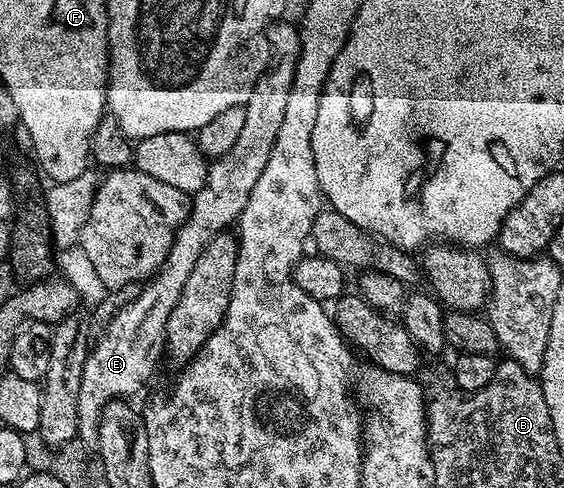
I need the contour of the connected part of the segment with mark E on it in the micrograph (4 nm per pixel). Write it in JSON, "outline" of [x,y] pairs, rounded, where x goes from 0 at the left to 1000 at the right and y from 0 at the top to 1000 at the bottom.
{"outline":[[[523,49],[498,51],[488,53],[475,66],[477,137],[461,154],[433,215],[436,254],[429,262],[429,275],[424,277],[415,305],[408,305],[408,314],[401,314],[390,326],[374,328],[365,371],[358,379],[358,387],[351,387],[346,400],[339,402],[333,451],[314,473],[294,535],[284,545],[284,553],[246,590],[246,602],[241,611],[229,617],[202,645],[191,670],[183,674],[177,686],[179,695],[172,699],[170,711],[167,703],[156,721],[151,752],[145,756],[138,807],[137,879],[140,898],[151,910],[168,910],[176,891],[176,863],[191,826],[232,814],[230,809],[238,807],[246,793],[255,793],[268,781],[270,766],[275,764],[277,750],[284,744],[284,725],[289,730],[294,719],[291,676],[301,658],[301,641],[309,641],[309,625],[316,625],[316,609],[323,609],[323,592],[330,592],[330,568],[337,568],[337,551],[344,551],[344,535],[351,535],[358,510],[381,482],[399,480],[410,467],[404,463],[410,457],[413,463],[424,451],[429,428],[436,428],[436,412],[443,412],[443,393],[450,389],[450,377],[456,375],[459,359],[465,357],[465,346],[472,346],[472,330],[479,330],[486,289],[493,281],[502,238],[507,234],[509,201],[520,174],[521,143],[527,141],[528,117],[534,113],[534,80],[527,53]]]}

